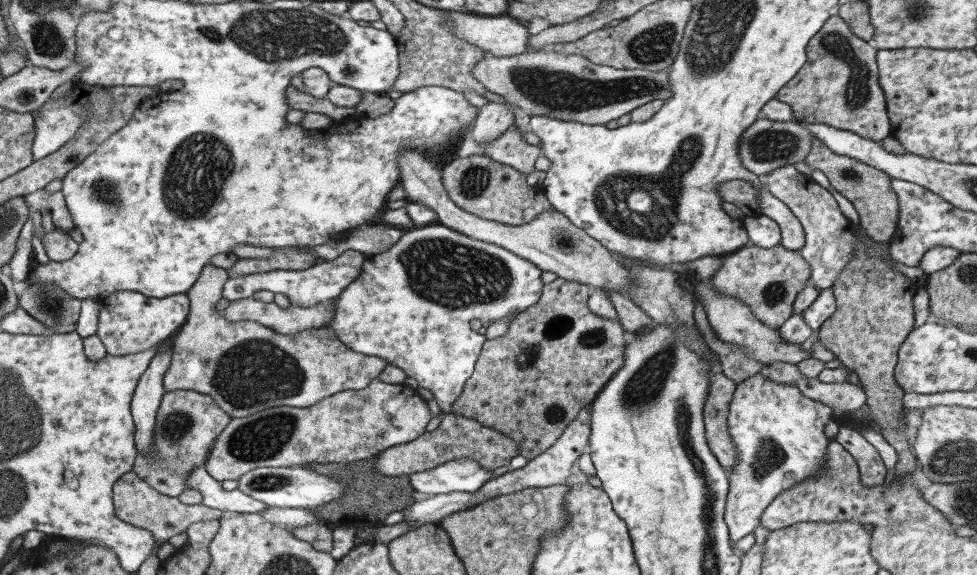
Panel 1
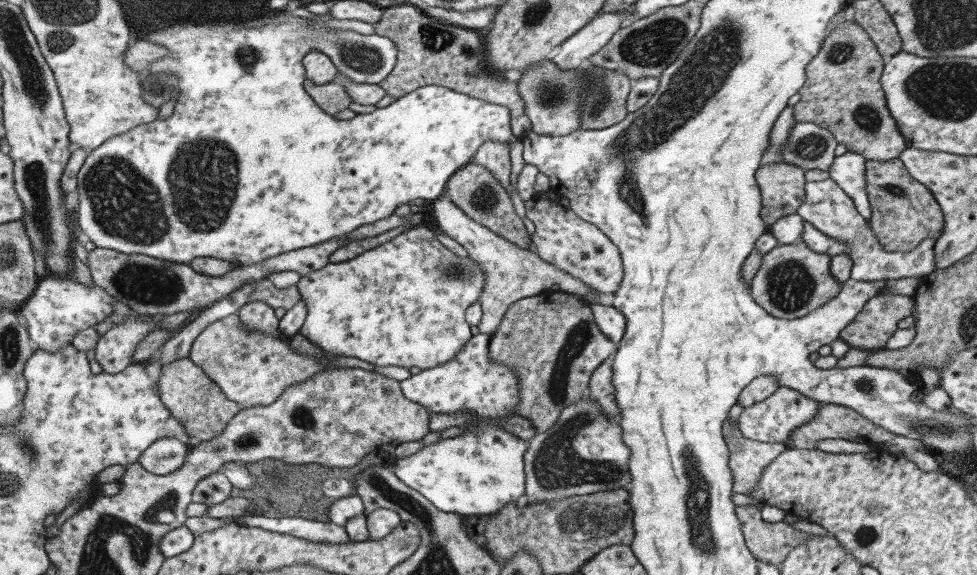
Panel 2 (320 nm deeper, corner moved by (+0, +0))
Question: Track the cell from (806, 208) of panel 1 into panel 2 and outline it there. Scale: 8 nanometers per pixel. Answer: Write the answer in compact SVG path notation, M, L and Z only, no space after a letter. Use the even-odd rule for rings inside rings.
M831 179L804 184L804 201L796 210L805 222L808 222L823 236L837 239L848 247L843 253L847 253L852 265L850 278L863 280L863 282L875 282L875 280L891 280L898 278L926 276L934 271L934 243L932 238L924 238L915 248L909 252L887 252L881 248L875 235L866 226L864 218L856 211L853 201L841 190L841 187Z

